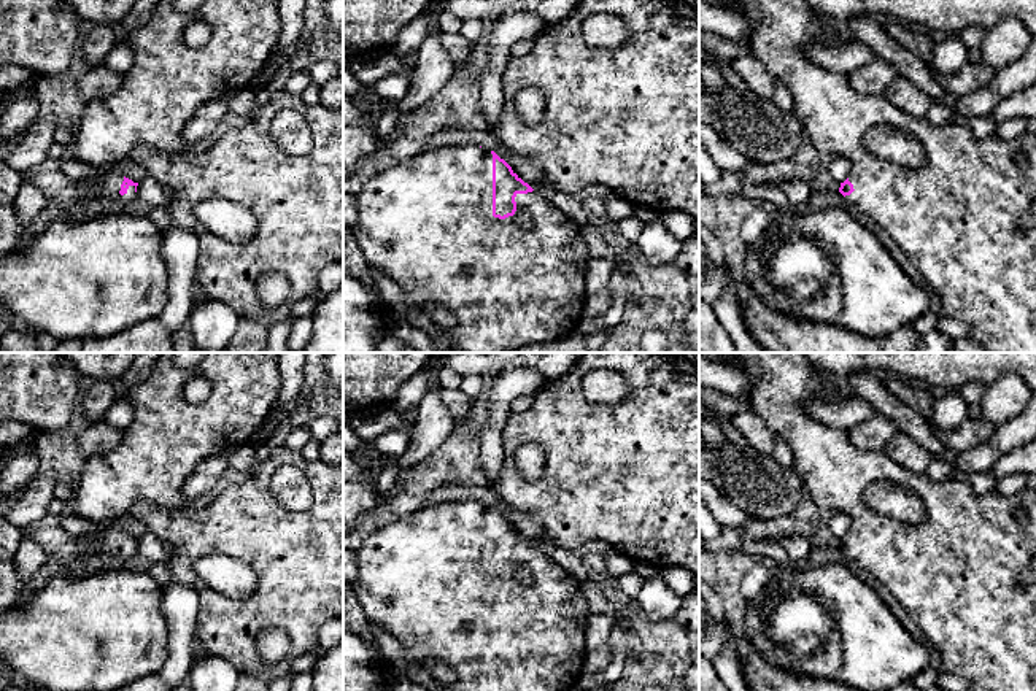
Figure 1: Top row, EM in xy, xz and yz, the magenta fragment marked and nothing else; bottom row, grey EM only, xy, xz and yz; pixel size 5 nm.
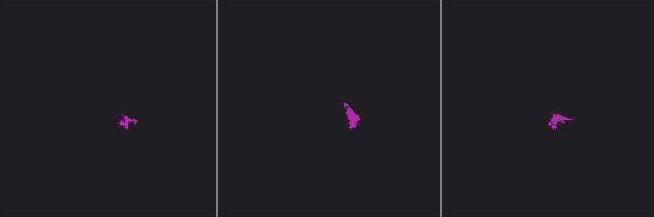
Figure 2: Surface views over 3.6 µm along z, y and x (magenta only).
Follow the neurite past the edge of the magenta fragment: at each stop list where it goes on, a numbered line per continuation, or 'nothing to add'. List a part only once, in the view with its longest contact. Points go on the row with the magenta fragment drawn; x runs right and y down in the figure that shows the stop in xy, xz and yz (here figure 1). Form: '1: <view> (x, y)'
1: xz (426, 223)

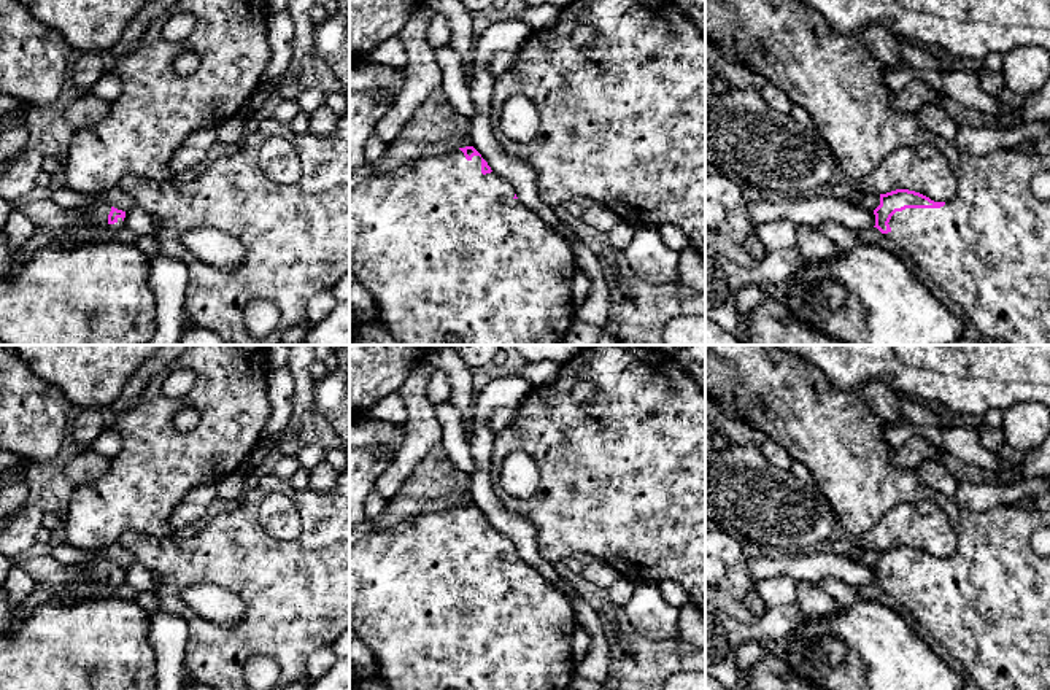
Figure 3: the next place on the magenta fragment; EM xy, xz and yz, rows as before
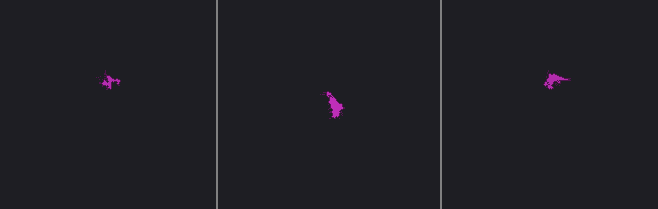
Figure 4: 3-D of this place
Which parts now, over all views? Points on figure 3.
1: yz (988, 248)

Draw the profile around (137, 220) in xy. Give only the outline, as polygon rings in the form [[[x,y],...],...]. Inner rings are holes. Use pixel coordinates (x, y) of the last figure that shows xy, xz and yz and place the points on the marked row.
[[[138,205],[125,211],[124,224],[138,235],[152,235],[157,229],[157,221]]]

